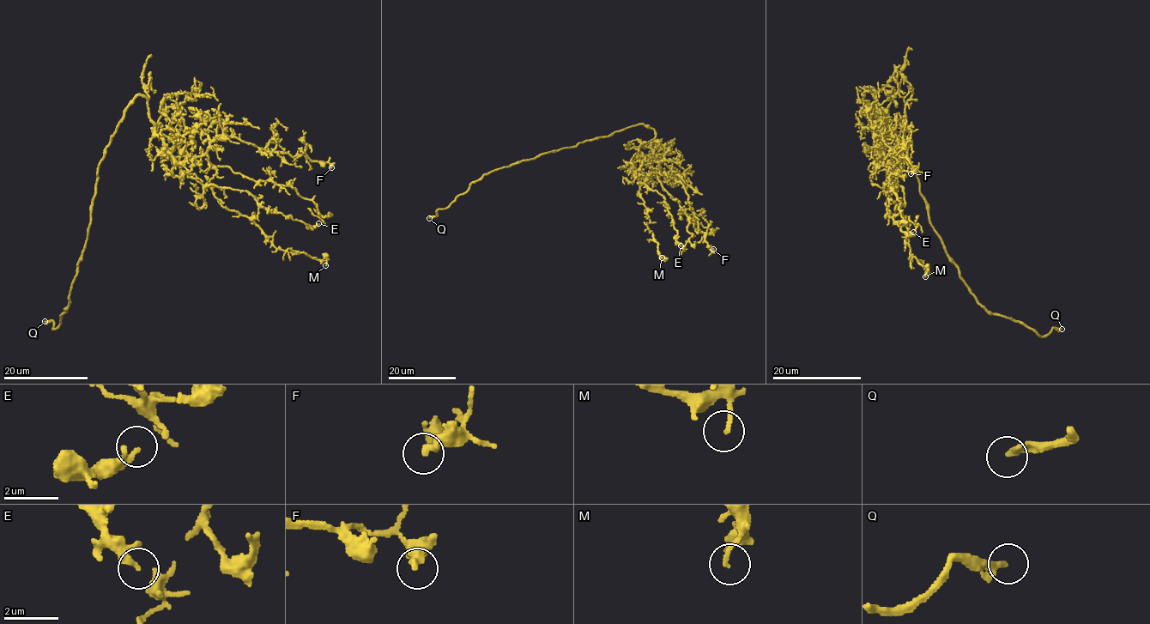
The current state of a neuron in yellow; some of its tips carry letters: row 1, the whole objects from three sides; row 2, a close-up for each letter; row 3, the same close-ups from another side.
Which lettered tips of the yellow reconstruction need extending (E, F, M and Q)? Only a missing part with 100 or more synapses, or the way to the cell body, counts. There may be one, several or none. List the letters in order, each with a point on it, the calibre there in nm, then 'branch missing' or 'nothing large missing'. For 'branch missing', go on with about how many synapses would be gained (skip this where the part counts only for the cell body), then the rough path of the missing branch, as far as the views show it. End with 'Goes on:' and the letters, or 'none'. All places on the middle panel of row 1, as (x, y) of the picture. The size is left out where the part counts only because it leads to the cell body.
E: at (680, 245); 180 nm thick; nothing large missing
F: at (713, 249); 320 nm thick; nothing large missing
M: at (662, 257); 140 nm thick; nothing large missing
Q: at (429, 218); 260 nm thick; branch missing
Goes on: Q

